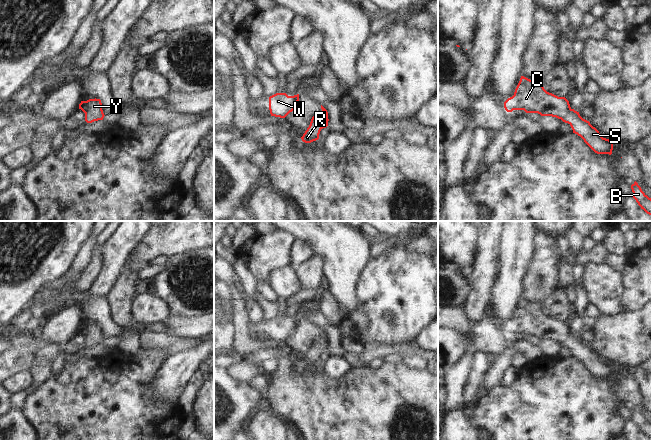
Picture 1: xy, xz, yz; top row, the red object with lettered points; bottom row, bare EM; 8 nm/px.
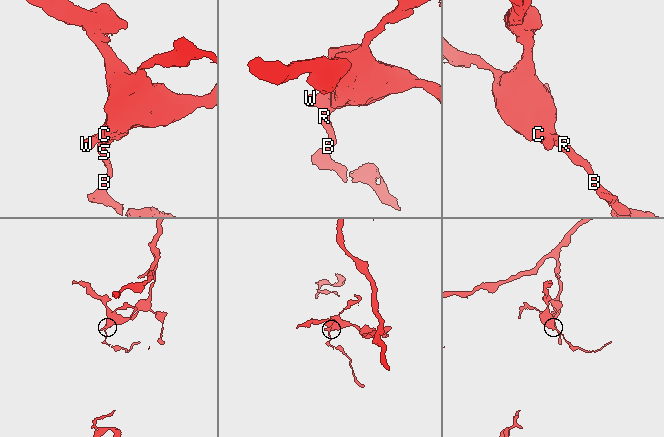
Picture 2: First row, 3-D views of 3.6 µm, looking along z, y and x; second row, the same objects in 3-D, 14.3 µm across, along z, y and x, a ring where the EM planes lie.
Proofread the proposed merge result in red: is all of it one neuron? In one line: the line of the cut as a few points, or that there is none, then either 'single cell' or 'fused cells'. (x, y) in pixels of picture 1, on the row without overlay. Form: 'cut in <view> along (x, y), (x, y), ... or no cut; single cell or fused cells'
no cut; single cell

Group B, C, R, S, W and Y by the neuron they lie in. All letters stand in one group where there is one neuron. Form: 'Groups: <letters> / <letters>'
Groups: B C R S W Y.

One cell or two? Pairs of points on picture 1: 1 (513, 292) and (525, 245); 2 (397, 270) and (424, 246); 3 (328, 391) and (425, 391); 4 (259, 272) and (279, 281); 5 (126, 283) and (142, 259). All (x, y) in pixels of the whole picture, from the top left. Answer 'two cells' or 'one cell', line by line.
1: one cell
2: two cells
3: one cell
4: two cells
5: two cells

